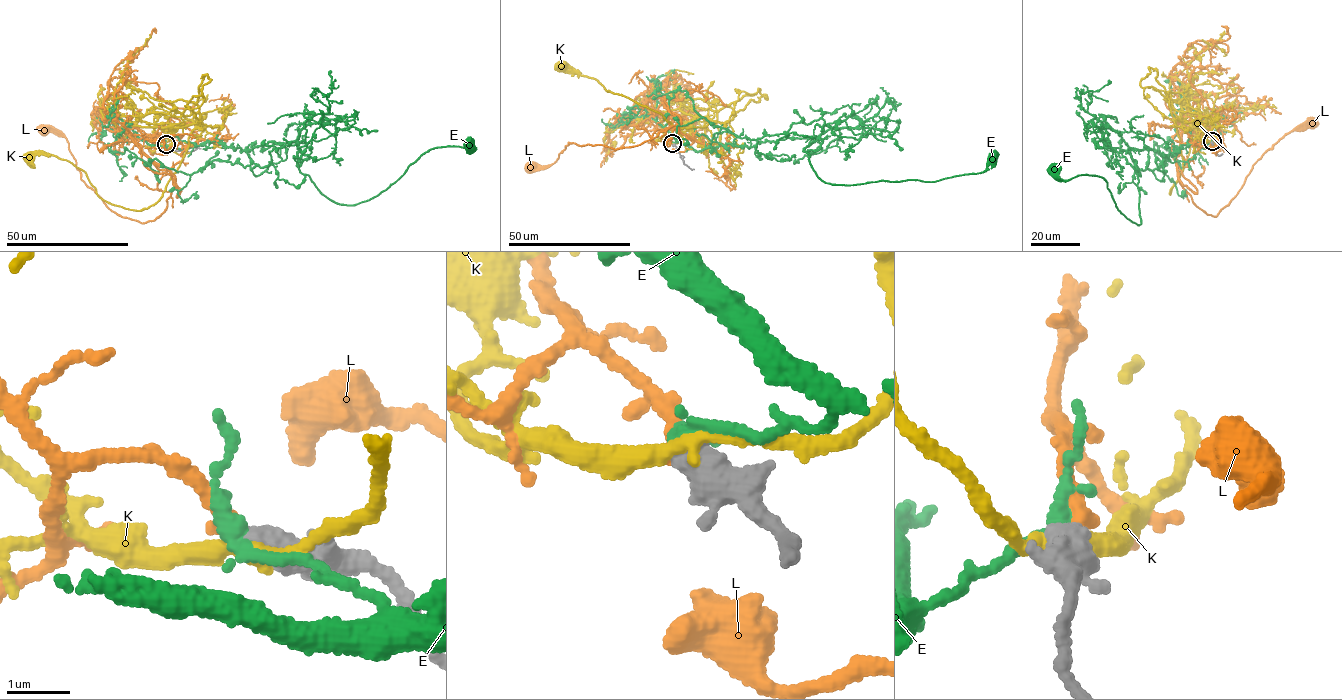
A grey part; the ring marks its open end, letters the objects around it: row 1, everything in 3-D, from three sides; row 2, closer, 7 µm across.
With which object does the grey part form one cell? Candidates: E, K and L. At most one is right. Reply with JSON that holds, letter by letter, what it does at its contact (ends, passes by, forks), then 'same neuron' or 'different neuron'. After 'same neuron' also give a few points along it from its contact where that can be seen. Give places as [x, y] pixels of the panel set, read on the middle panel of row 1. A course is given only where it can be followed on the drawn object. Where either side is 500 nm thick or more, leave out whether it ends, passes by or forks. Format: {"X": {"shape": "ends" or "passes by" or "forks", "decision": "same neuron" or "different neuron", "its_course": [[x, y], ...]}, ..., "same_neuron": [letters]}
{"E": {"shape": "passes by", "decision": "different neuron"}, "K": {"shape": "passes by", "decision": "different neuron"}, "L": {"shape": "ends", "decision": "same neuron", "its_course": [[672, 144], [649, 120], [662, 104], [681, 123], [654, 138], [617, 149], [569, 142], [550, 165], [533, 166]]}, "same_neuron": ["L"]}

